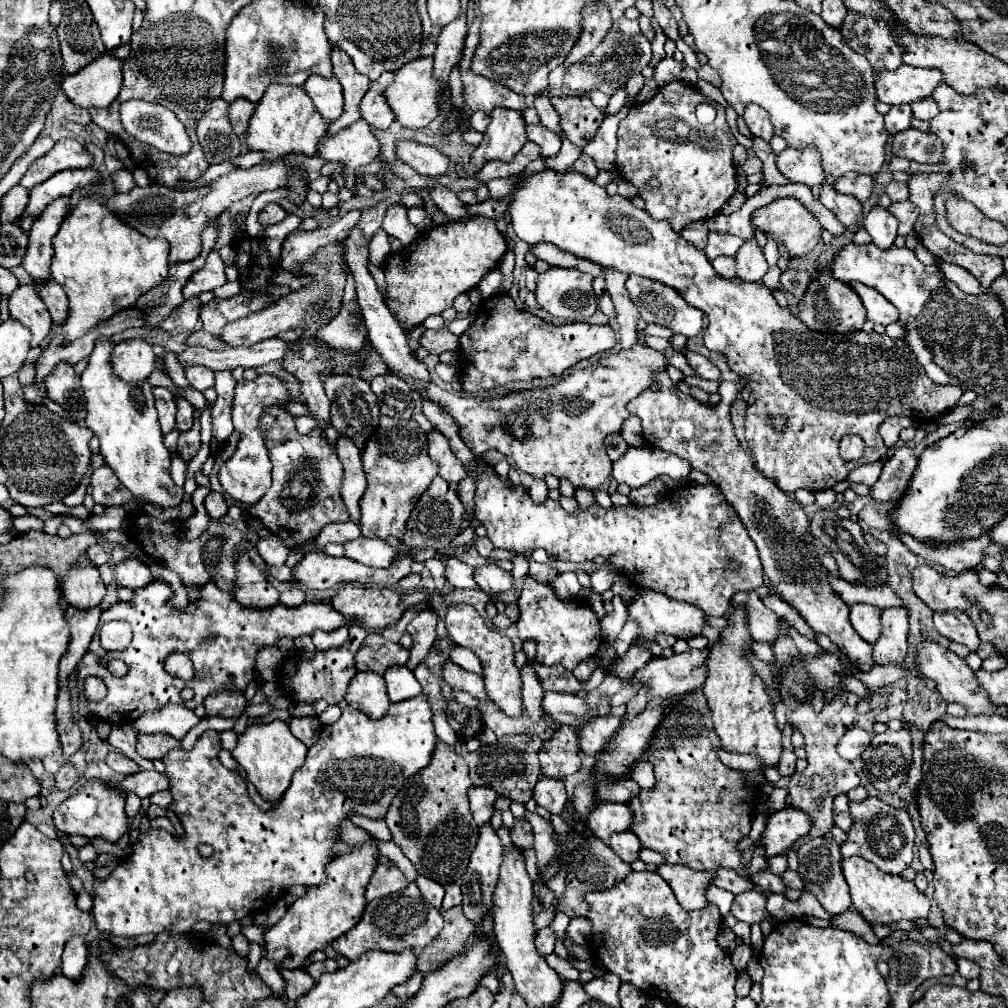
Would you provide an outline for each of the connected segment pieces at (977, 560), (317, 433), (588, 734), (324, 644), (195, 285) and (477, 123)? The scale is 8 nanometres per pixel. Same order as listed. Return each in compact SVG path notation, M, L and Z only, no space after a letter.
M900 536L900 540L918 556L924 558L926 564L940 564L948 570L970 570L982 564L986 556L984 550L988 546L990 536L980 536L978 540L962 540L962 544L954 544L954 548L930 548L930 544L918 544L918 540L910 540L910 536Z
M270 408L262 424L266 424L266 444L274 464L272 486L256 504L246 506L246 510L260 518L272 534L282 536L288 548L296 548L314 538L326 522L350 520L340 496L344 468L326 434L318 428L310 434L298 434L294 416L282 408Z
M594 716L578 730L580 748L586 756L596 756L620 728L620 720L614 716Z
M338 628L338 632L314 632L312 640L314 640L316 652L326 652L346 642L346 636L348 636L348 628Z
M210 252L208 254L208 260L206 260L206 266L202 270L198 270L188 282L186 286L182 288L182 294L184 298L194 298L198 296L200 292L210 292L218 286L226 284L226 276L224 276L224 262L220 258L218 252Z
M472 112L470 116L470 128L476 130L476 132L486 132L490 124L490 116L486 112Z

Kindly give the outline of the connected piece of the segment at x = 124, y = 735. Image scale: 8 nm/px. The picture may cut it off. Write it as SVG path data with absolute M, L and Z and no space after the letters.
M131 724L114 725L113 731L108 737L108 742L134 760L142 770L154 769L154 764L151 760L142 758L136 752L137 735Z

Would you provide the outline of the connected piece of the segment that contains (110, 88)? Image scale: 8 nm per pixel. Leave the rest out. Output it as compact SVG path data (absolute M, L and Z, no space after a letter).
M106 54L62 82L68 100L80 108L108 108L122 88L122 60Z

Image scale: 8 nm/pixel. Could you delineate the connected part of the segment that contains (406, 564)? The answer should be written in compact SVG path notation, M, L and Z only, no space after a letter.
M310 552L306 554L294 568L292 568L292 584L300 586L302 590L328 590L334 588L338 584L360 584L360 586L368 586L368 584L380 584L380 586L394 586L402 576L410 574L410 566L412 566L412 558L404 556L396 566L392 568L368 568L364 564L358 564L354 560L348 560L346 556L342 558L334 558L334 556L326 556L324 552Z

